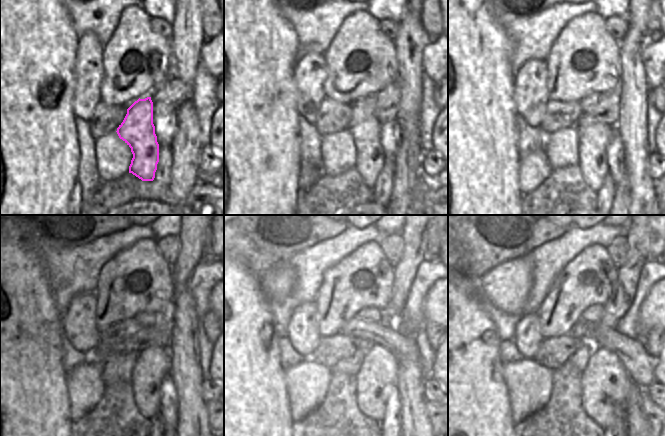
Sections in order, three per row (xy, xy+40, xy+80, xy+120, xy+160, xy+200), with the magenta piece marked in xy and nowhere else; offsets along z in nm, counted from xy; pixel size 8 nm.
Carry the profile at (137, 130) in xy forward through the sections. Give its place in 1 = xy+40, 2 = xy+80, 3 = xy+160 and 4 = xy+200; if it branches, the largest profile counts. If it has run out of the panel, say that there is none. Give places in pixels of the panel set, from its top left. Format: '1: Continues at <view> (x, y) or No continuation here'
1: Continues at xy+40 (366, 130)
2: Continues at xy+80 (593, 139)
3: Continues at xy+160 (379, 368)
4: Continues at xy+200 (605, 385).

